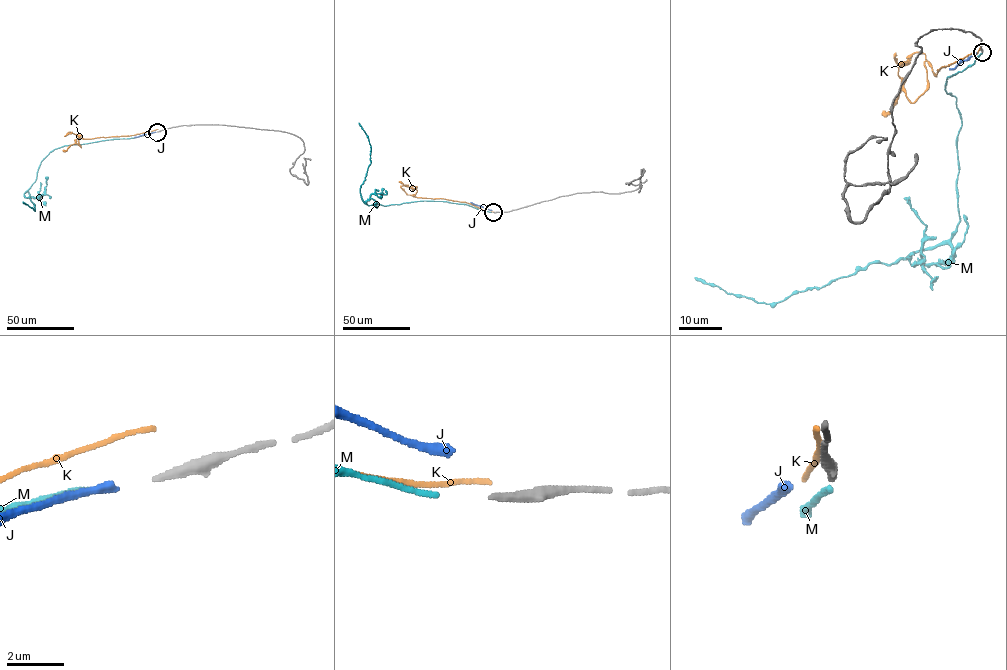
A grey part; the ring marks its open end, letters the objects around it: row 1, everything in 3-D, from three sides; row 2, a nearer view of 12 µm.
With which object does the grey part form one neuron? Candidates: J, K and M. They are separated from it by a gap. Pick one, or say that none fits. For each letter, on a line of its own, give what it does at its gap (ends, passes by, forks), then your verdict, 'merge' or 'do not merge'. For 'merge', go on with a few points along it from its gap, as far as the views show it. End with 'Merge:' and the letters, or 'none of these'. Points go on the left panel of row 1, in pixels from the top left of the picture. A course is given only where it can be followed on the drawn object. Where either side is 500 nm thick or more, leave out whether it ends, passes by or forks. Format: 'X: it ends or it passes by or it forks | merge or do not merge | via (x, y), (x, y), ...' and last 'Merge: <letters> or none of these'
J: it ends | do not merge
K: it ends | do not merge
M: it ends | merge | via (155, 132), (56, 148), (41, 162), (36, 179), (24, 194), (35, 205), (35, 209), (22, 202)
Merge: M

